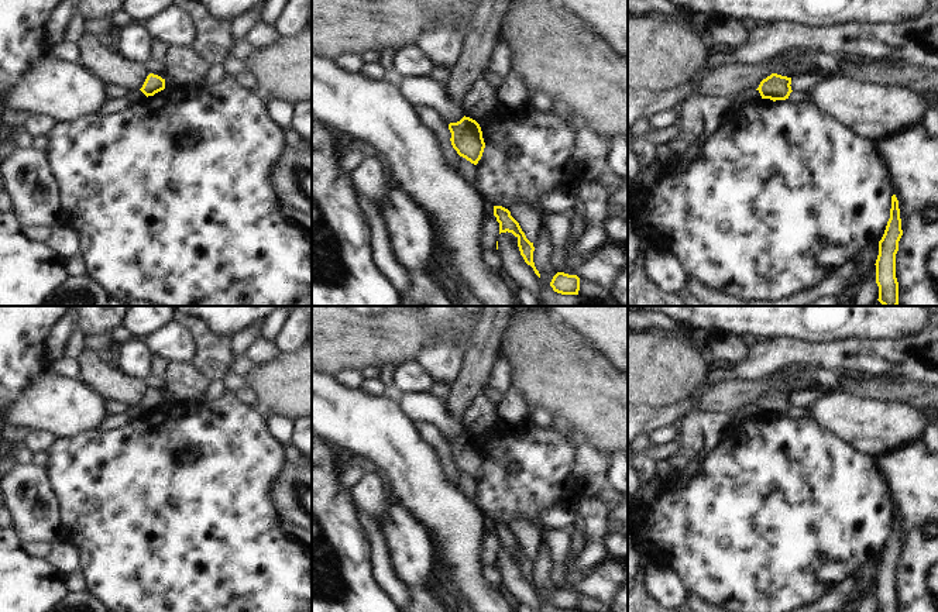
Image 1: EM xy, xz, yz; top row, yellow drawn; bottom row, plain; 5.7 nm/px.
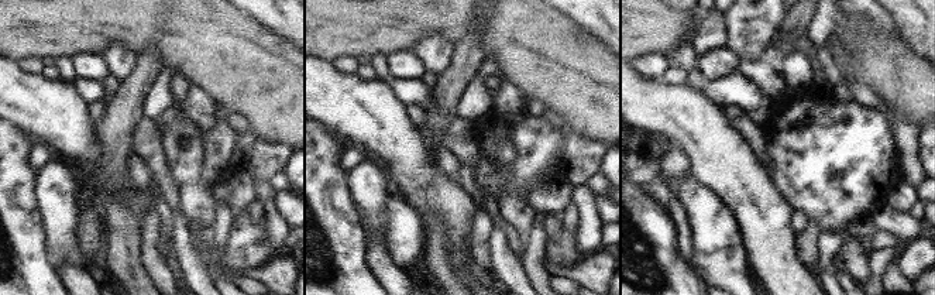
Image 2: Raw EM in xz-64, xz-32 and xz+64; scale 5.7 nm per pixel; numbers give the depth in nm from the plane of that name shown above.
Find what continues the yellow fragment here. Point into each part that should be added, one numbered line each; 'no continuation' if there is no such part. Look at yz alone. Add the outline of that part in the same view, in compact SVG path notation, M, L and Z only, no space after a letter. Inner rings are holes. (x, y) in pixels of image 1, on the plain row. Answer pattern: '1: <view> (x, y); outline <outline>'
no continuation

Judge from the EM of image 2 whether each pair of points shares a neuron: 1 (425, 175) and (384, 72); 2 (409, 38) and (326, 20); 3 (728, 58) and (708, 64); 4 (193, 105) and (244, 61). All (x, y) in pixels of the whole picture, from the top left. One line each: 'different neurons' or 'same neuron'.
1: different neurons
2: same neuron
3: same neuron
4: different neurons

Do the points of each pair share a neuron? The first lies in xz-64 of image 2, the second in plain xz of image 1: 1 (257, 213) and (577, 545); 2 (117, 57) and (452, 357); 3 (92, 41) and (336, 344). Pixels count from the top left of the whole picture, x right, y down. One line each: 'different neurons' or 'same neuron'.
1: same neuron
2: same neuron
3: same neuron

